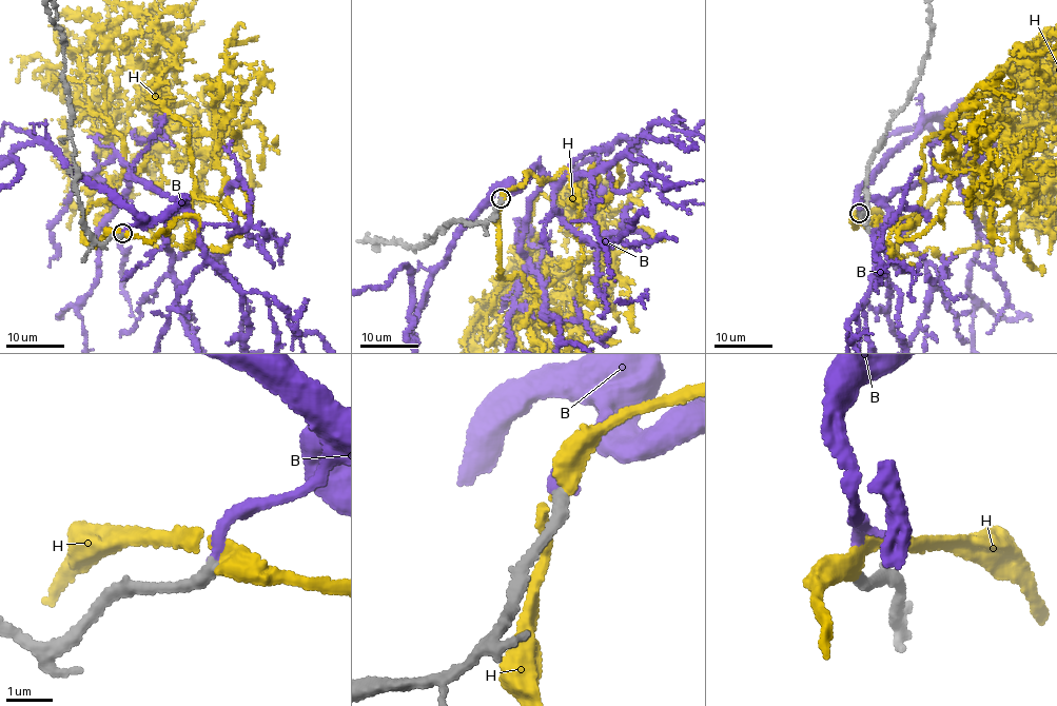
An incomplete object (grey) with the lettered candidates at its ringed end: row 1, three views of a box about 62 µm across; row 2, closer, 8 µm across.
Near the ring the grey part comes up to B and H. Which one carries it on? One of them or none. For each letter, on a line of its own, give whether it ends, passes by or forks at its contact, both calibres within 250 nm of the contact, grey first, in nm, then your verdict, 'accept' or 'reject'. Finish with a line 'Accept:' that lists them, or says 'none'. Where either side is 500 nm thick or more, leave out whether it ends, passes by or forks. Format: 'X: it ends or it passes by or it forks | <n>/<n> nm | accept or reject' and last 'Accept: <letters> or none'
B: it ends | 280/200 nm | accept
H: it passes by | 260/360 nm | reject
Accept: B

